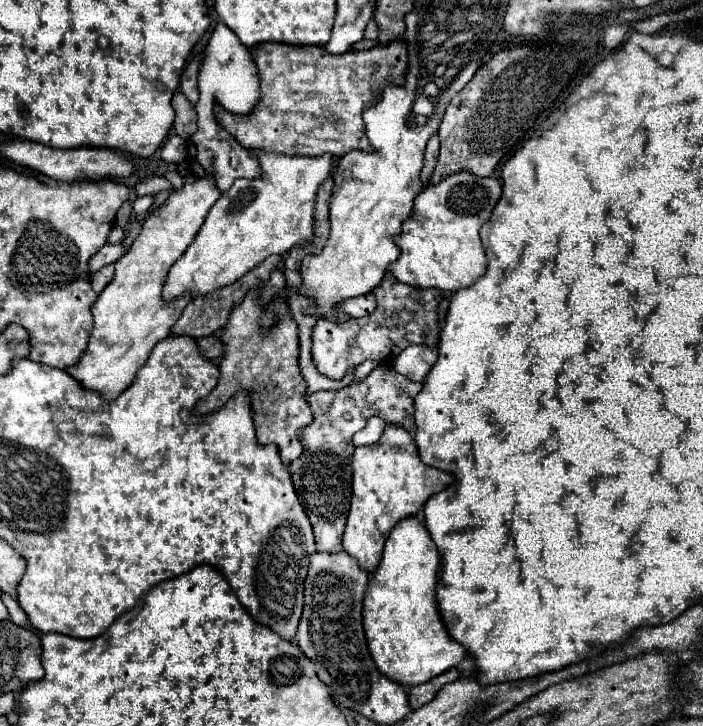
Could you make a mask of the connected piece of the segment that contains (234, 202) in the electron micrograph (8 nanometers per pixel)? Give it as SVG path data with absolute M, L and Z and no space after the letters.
M257 152L257 160L261 166L261 174L253 180L237 180L209 210L199 234L195 236L193 244L185 250L181 260L173 264L169 270L167 282L165 282L165 298L173 300L175 296L191 290L193 298L213 292L215 288L233 284L237 278L247 274L253 266L263 262L271 254L285 254L289 248L303 240L313 240L313 224L315 224L315 198L317 190L325 180L333 176L333 156L321 154L321 156L281 156L271 152Z

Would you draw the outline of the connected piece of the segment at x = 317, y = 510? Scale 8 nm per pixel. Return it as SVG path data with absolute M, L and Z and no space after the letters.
M391 364L377 366L363 382L351 384L335 392L315 392L307 396L313 412L313 424L301 428L299 438L303 444L303 456L289 464L289 472L299 494L301 504L313 524L317 552L341 552L341 536L347 522L351 502L351 436L367 424L367 418L381 416L387 422L395 422L405 430L415 430L415 396L421 392L421 382L411 382L399 374Z

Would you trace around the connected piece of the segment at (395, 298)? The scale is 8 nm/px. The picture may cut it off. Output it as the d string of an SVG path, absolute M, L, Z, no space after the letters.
M391 272L385 274L383 282L375 288L377 308L365 318L349 318L345 322L333 322L329 318L319 318L313 328L313 362L317 370L331 378L341 380L347 370L363 364L365 360L393 362L401 350L411 344L421 344L435 348L439 342L439 314L437 306L443 298L441 290L427 290L427 294L419 288L411 288L407 284L397 282Z

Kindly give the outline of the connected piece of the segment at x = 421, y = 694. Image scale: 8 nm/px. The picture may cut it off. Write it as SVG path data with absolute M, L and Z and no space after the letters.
M451 668L451 670L447 670L447 672L439 674L439 676L435 676L435 678L423 682L423 684L411 686L411 688L409 688L409 706L411 706L413 710L421 708L423 704L431 702L433 696L435 696L445 684L449 684L449 682L453 682L453 680L457 680L457 678L459 678L457 668Z

